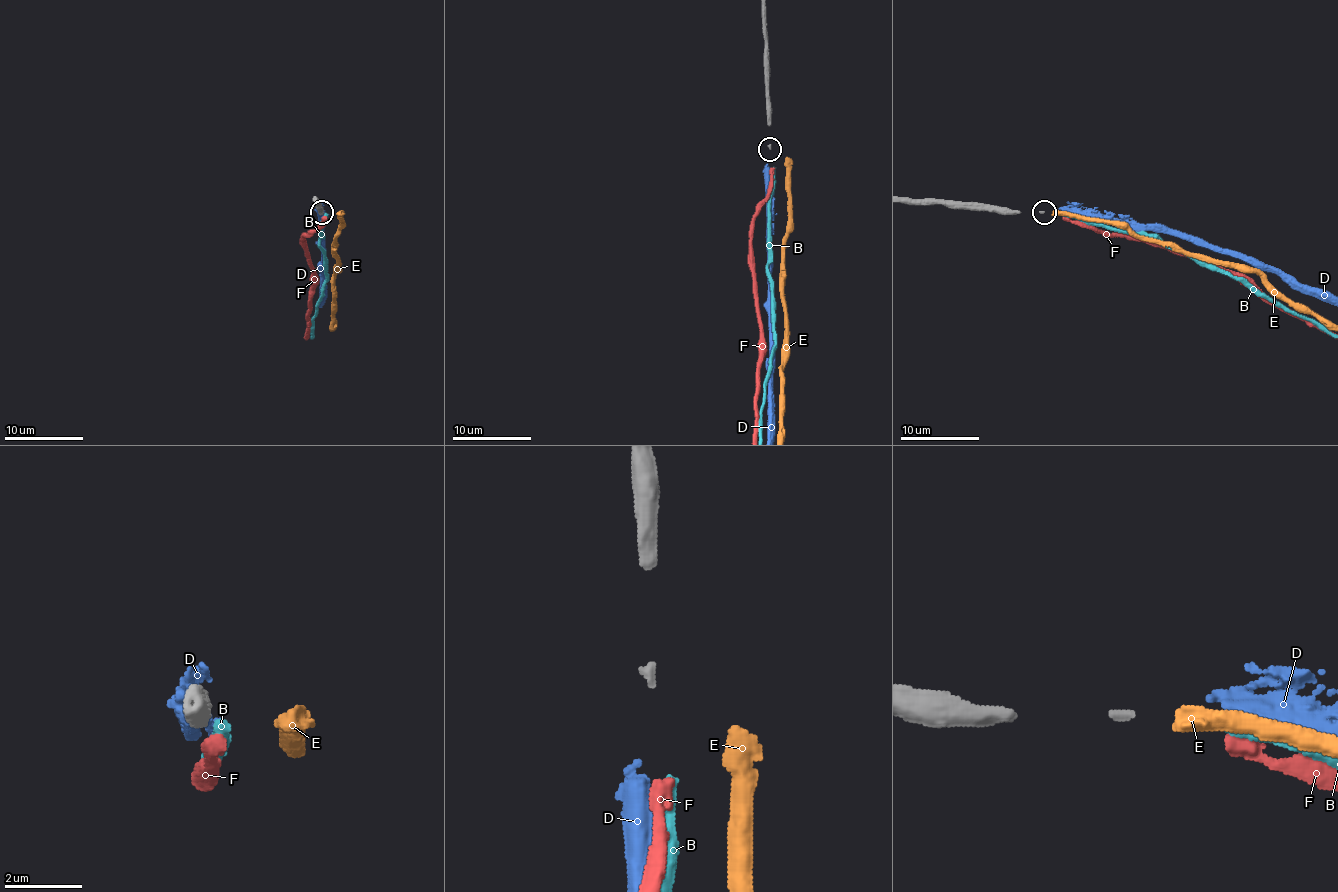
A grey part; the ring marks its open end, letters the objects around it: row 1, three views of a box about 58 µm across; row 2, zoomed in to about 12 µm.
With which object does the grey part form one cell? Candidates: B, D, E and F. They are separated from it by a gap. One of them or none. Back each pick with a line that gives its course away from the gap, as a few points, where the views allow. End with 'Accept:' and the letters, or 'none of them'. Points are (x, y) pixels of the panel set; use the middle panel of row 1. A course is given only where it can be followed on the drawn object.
Accept: none of them

